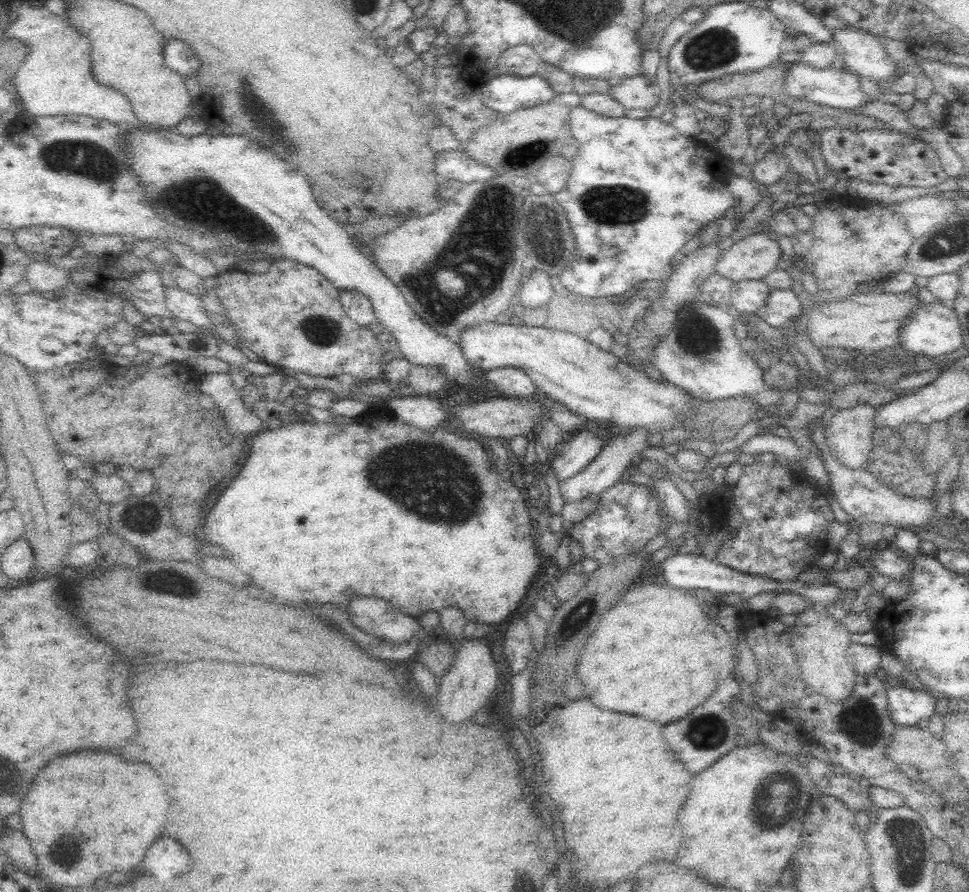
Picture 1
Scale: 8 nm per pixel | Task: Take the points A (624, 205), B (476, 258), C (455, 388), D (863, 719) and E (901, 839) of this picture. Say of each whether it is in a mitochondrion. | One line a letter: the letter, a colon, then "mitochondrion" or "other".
A: mitochondrion
B: mitochondrion
C: other
D: mitochondrion
E: mitochondrion

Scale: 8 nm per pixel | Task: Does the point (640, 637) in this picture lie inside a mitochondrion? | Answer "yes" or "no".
no

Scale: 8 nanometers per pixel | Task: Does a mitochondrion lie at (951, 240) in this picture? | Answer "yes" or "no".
yes

